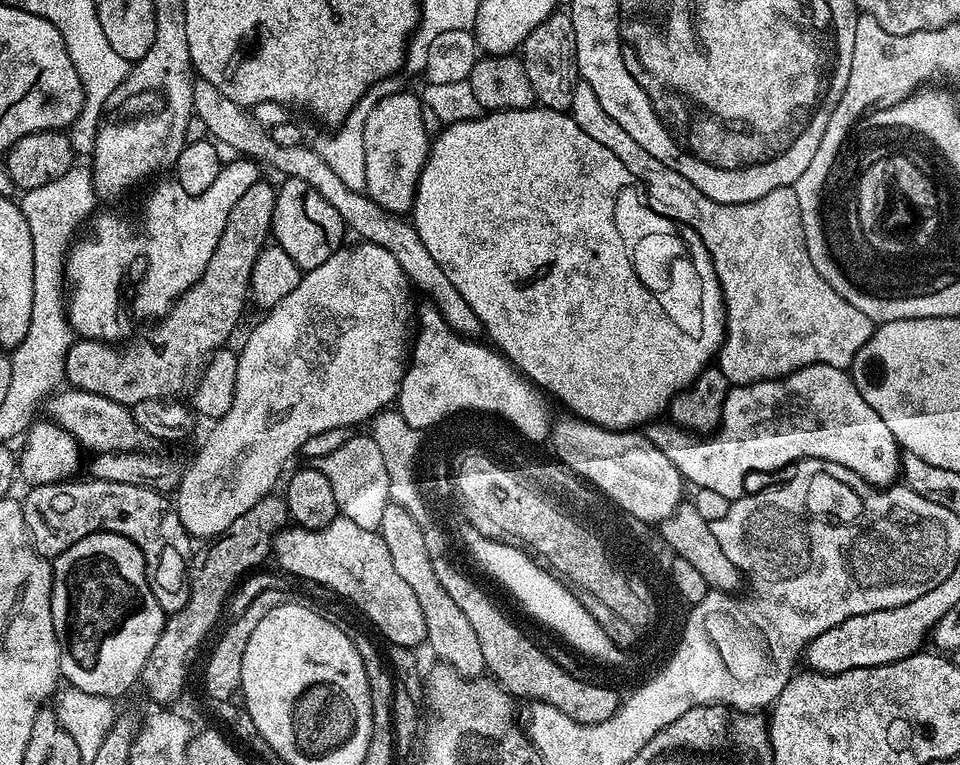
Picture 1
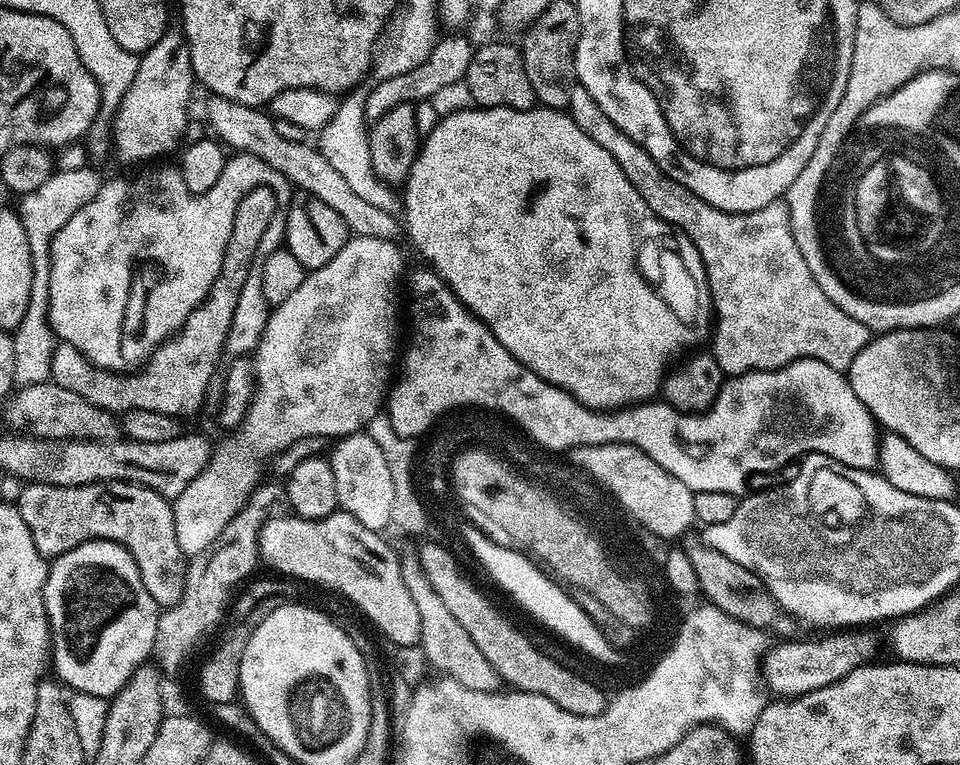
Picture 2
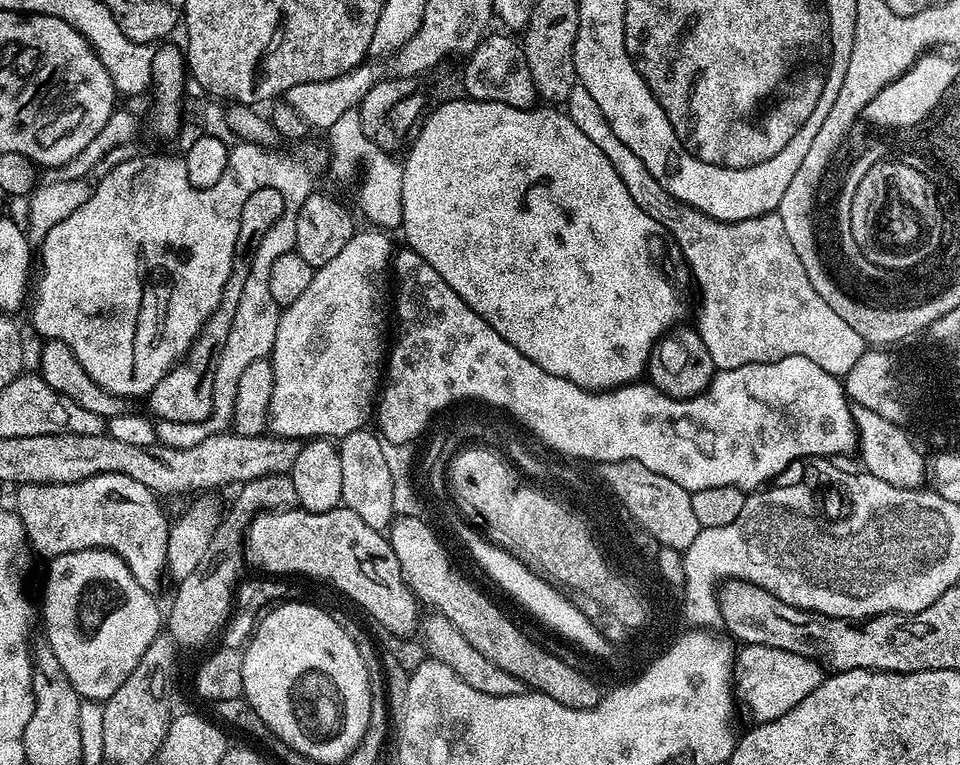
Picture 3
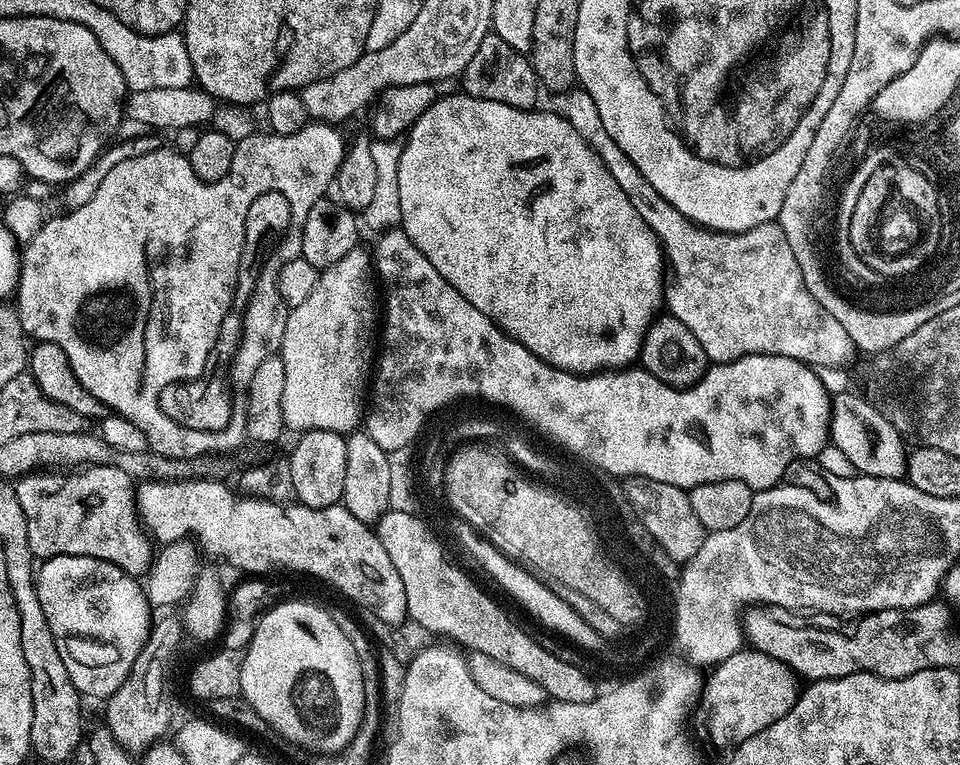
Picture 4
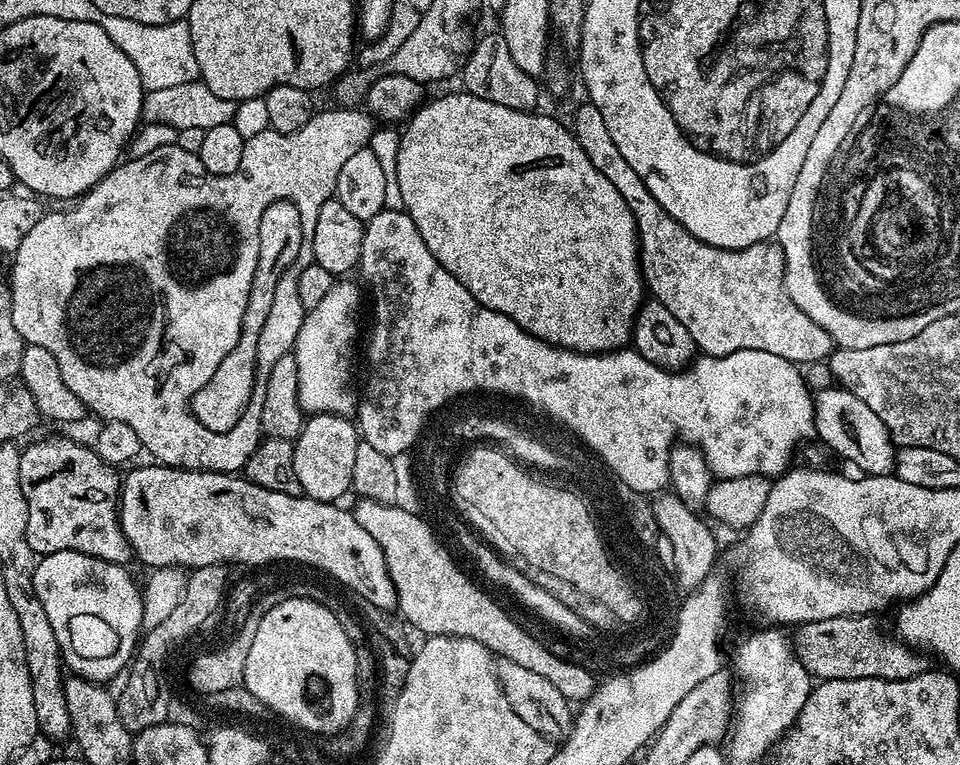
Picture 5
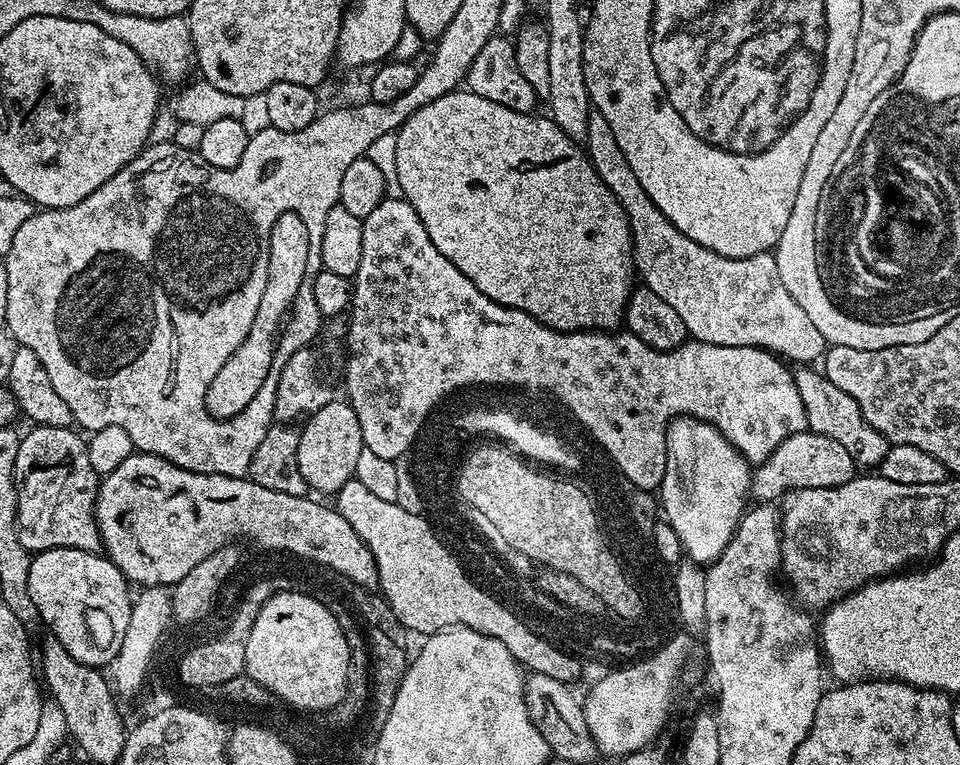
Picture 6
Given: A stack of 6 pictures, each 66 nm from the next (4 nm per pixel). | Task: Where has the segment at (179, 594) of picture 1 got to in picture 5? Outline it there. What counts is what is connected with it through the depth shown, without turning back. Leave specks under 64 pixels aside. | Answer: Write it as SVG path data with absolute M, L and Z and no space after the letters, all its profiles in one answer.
M48 436L45 440L36 440L27 449L26 447L20 453L20 485L22 486L22 494L26 494L26 510L28 517L26 518L26 542L30 542L30 550L34 550L37 557L49 556L55 552L62 550L70 550L71 552L81 552L87 556L93 556L99 560L105 560L111 564L127 565L133 559L132 547L128 545L128 539L124 536L124 532L120 529L120 514L118 505L120 502L120 485L122 476L113 465L104 464L102 458L96 456L95 451L91 447L88 448L84 444L79 444L76 440L67 440L64 436Z

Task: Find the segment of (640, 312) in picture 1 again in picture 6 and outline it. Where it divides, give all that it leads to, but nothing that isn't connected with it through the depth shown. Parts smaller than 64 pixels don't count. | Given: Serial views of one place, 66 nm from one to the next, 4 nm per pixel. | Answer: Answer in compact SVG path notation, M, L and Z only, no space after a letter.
M457 90L442 98L434 98L422 110L413 112L400 131L397 138L397 162L395 183L400 184L399 195L408 201L410 206L422 218L422 226L426 226L426 234L430 234L430 242L438 246L486 298L498 302L507 308L522 310L530 314L538 322L550 326L559 332L591 332L593 330L616 330L621 327L624 311L634 287L634 261L632 258L632 232L628 228L628 219L614 194L602 182L602 178L594 170L585 149L575 144L566 133L547 115L529 114L506 110L506 106L498 106L498 102L489 102L487 98L478 98L478 94L467 90Z

